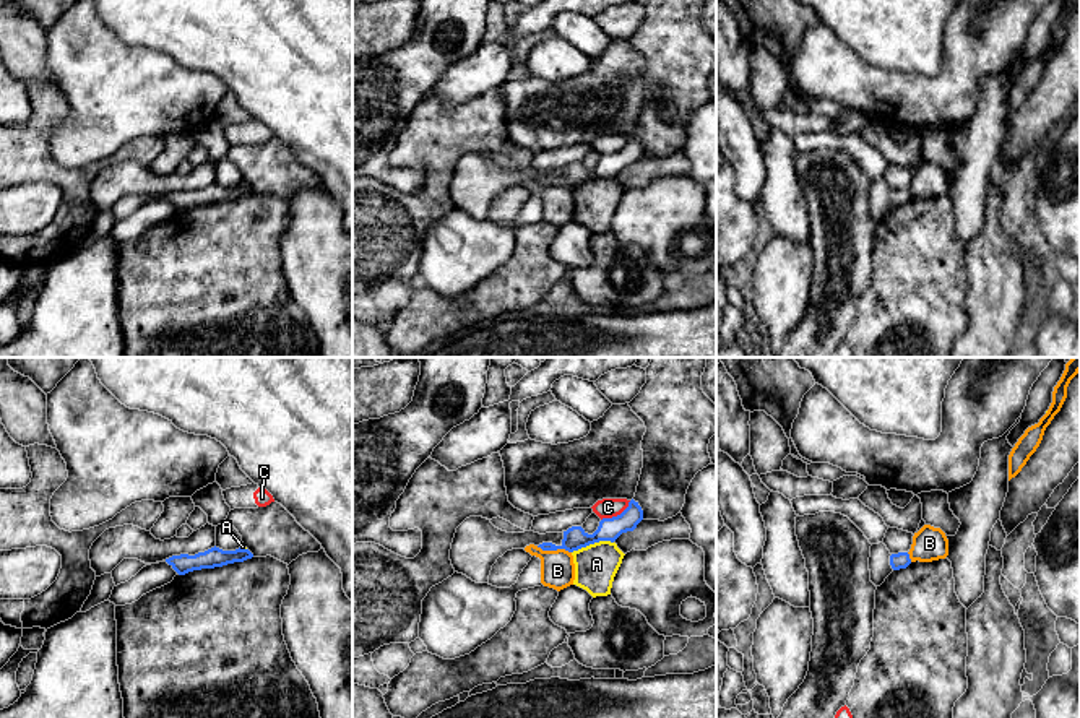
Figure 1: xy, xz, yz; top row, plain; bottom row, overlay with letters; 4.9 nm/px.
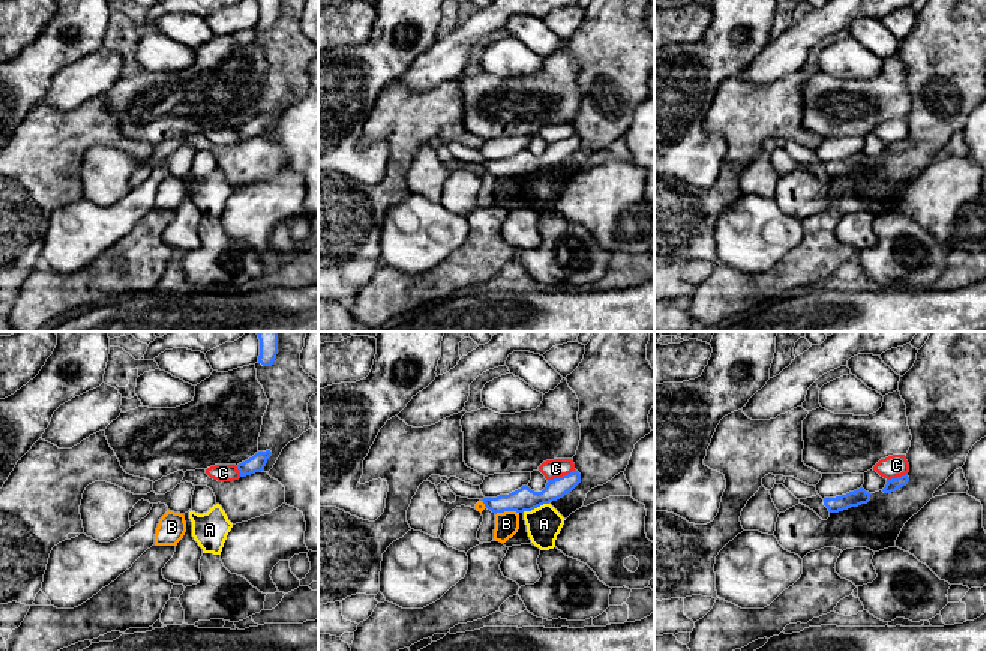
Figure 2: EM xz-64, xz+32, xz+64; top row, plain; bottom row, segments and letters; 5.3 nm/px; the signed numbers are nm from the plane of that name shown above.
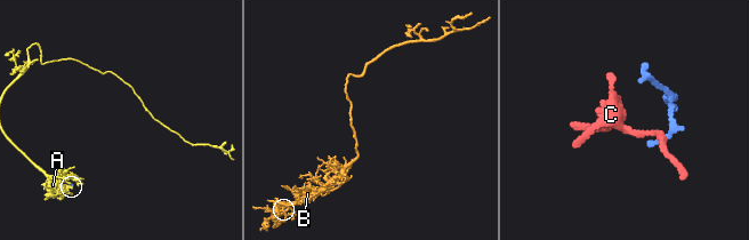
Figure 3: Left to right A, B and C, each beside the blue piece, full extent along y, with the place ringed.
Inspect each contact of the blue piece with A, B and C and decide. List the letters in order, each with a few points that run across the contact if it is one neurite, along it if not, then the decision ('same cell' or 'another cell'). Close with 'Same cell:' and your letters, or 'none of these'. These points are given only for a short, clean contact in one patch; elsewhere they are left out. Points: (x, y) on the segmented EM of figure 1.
A: xz (613, 541), (595, 541), (572, 553) | another cell
B: xz (536, 546), (543, 549), (567, 549), (570, 553) | another cell
C: xz (630, 501), (619, 514), (601, 520) | another cell
Same cell: none of these

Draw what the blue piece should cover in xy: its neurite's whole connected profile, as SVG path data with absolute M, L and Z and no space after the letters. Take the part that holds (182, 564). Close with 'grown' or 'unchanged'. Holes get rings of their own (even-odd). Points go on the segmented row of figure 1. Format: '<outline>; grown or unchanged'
M211 547L205 552L195 556L180 554L166 559L166 562L179 573L185 575L193 570L222 567L234 562L244 562L252 559L253 554L248 549L222 551L219 547Z; unchanged

